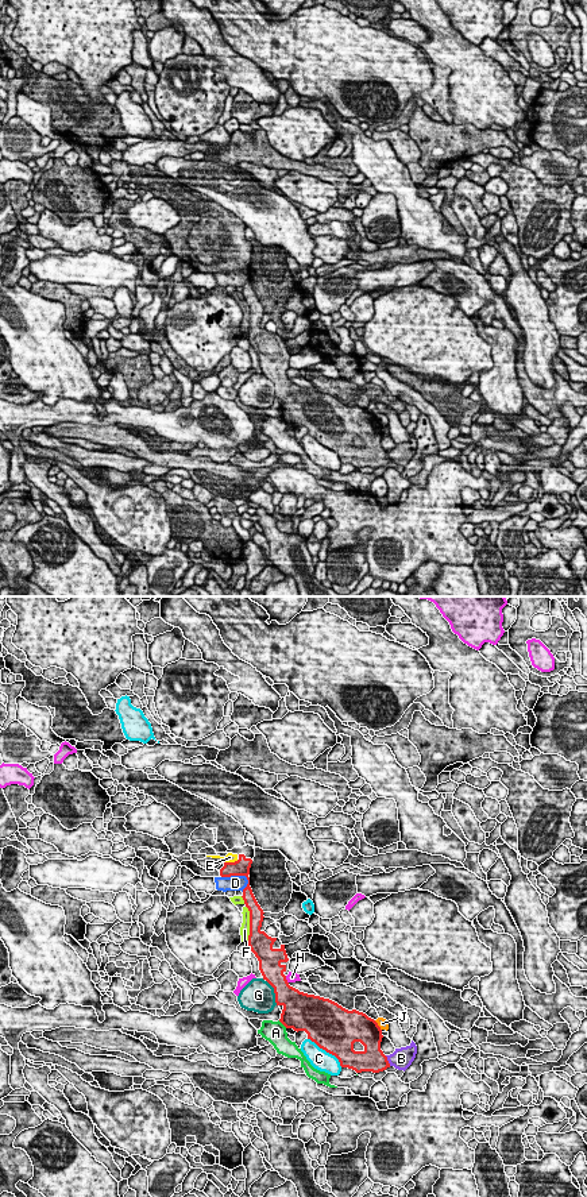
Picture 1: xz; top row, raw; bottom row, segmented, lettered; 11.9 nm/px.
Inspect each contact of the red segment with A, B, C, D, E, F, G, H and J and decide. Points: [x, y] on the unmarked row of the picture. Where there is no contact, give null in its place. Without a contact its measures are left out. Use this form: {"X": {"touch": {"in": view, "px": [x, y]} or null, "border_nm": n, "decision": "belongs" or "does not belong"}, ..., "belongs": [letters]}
{"A": {"touch": {"in": "xz", "px": [282, 419]}, "border_nm": 140, "decision": "does not belong"}, "B": {"touch": {"in": "xz", "px": [387, 456]}, "border_nm": 140, "decision": "does not belong"}, "C": {"touch": {"in": "xz", "px": [327, 447]}, "border_nm": 550, "decision": "does not belong"}, "D": {"touch": {"in": "xz", "px": [236, 270]}, "border_nm": 340, "decision": "does not belong"}, "E": {"touch": {"in": "xz", "px": [231, 258]}, "border_nm": 180, "decision": "belongs"}, "F": {"touch": {"in": "xz", "px": [250, 319]}, "border_nm": 440, "decision": "does not belong"}, "G": {"touch": {"in": "xz", "px": [274, 387]}, "border_nm": 340, "decision": "does not belong"}, "H": {"touch": {"in": "xz", "px": [286, 375]}, "border_nm": 100, "decision": "does not belong"}, "J": {"touch": {"in": "xz", "px": [378, 421]}, "border_nm": 150, "decision": "does not belong"}, "belongs": ["E"]}

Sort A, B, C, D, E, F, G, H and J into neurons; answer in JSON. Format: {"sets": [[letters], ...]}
{"sets": [["A"], ["B"], ["C"], ["D"], ["E"], ["F"], ["G"], ["H"], ["J"]]}

